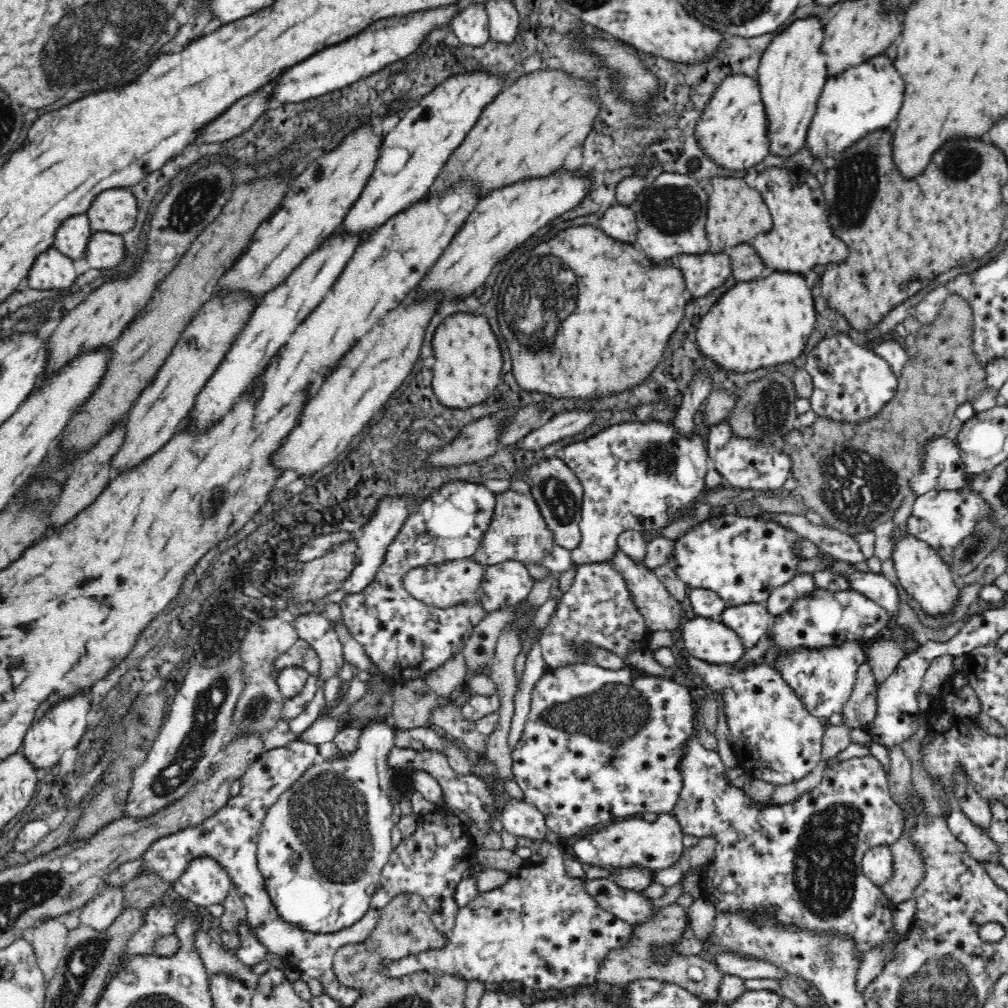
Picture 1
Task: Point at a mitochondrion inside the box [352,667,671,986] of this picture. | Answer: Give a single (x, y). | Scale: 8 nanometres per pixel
(614, 714)

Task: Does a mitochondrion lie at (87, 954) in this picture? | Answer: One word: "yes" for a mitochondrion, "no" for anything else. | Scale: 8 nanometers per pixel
yes

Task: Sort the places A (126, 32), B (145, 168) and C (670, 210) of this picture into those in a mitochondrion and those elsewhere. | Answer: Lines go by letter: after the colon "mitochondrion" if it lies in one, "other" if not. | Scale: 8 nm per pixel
A: mitochondrion
B: other
C: mitochondrion

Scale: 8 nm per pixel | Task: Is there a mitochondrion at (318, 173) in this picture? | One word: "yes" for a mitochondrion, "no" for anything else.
no

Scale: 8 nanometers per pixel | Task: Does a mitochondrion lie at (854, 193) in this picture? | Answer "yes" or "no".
yes

